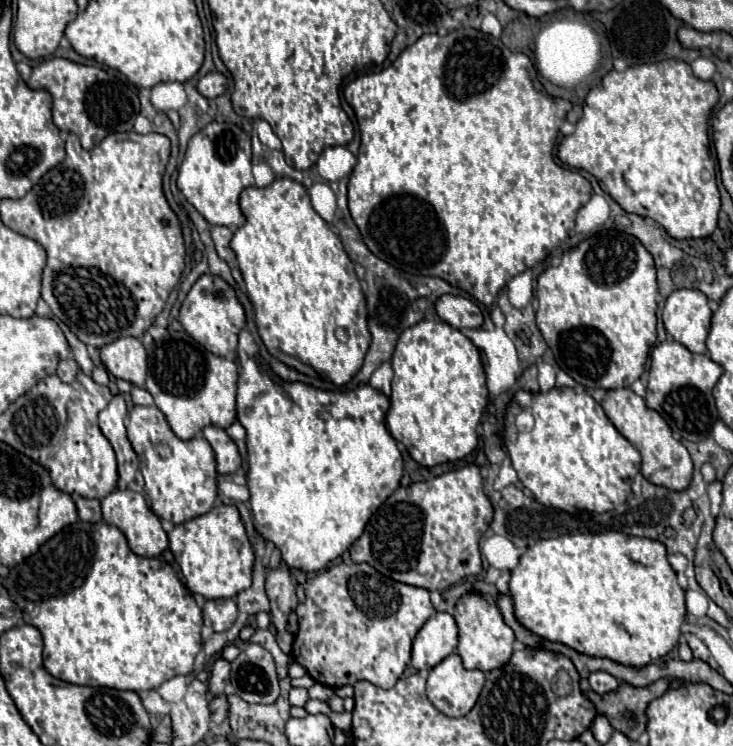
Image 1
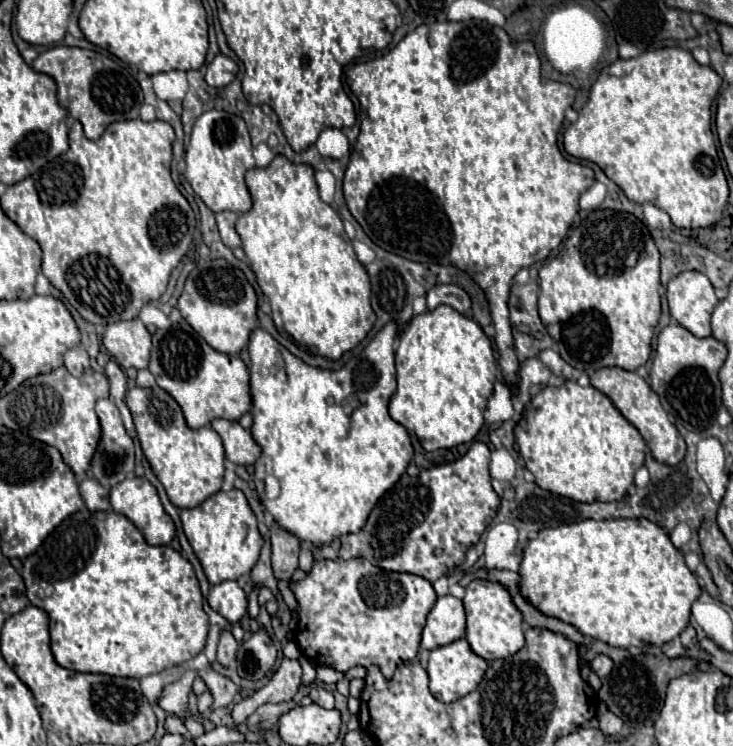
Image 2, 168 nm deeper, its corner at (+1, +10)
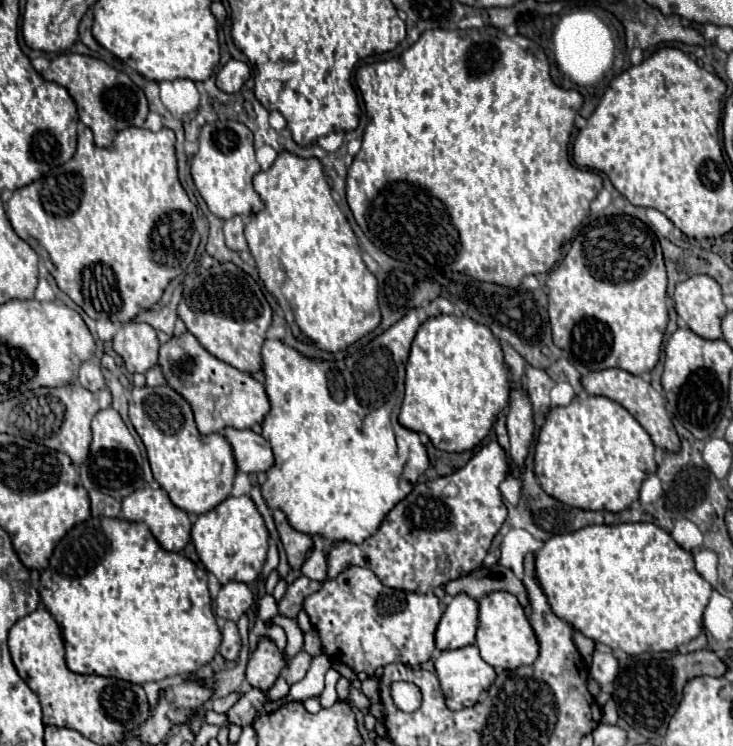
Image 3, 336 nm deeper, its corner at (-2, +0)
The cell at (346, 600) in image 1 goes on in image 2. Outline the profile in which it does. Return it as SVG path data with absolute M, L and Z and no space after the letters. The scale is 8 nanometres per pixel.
M367 559L315 561L309 575L295 583L299 603L297 639L311 665L331 665L349 671L355 665L379 665L389 677L389 665L417 657L425 619L435 605L433 585L411 573L383 571Z

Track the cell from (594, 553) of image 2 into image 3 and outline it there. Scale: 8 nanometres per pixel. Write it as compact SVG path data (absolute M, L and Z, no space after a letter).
M620 523L620 525L588 525L582 527L574 533L566 533L566 535L554 535L552 539L548 539L544 543L544 547L536 553L536 579L538 585L542 587L544 595L548 597L550 609L556 617L560 617L562 621L570 623L576 631L580 631L582 635L608 645L612 651L622 649L628 655L640 655L640 653L648 653L648 651L676 651L680 645L690 643L694 637L698 637L702 633L702 611L710 599L712 587L708 581L704 581L698 571L694 569L694 559L690 551L684 551L670 533L662 531L660 527L656 527L654 523Z

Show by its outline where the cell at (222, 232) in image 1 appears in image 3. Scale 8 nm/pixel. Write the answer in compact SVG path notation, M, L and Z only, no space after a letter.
M232 217L228 221L224 221L224 237L226 237L226 245L232 251L246 251L246 239L244 239L244 223L240 217Z

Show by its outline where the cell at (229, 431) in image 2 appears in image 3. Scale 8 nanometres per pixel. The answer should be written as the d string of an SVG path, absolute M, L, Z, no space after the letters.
M226 427L224 437L232 445L238 471L260 473L260 471L268 471L274 465L274 455L270 445L262 435L256 435L252 429Z

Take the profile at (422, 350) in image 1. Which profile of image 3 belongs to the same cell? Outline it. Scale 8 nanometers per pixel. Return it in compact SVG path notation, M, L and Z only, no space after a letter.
M438 315L422 323L412 341L410 357L406 363L406 393L398 421L410 431L426 433L432 445L440 451L470 451L484 441L496 421L496 415L508 405L508 391L510 381L504 365L504 355L492 331L486 325L472 321L470 317Z

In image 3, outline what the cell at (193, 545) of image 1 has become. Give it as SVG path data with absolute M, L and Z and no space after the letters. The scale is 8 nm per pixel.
M228 497L224 499L218 507L214 507L212 511L200 515L194 525L192 525L192 543L196 547L196 553L200 557L200 561L204 563L206 571L214 573L216 579L226 585L228 581L242 581L242 583L252 583L258 579L264 561L266 561L266 551L268 551L268 531L264 525L262 515L258 513L254 501L250 497Z

